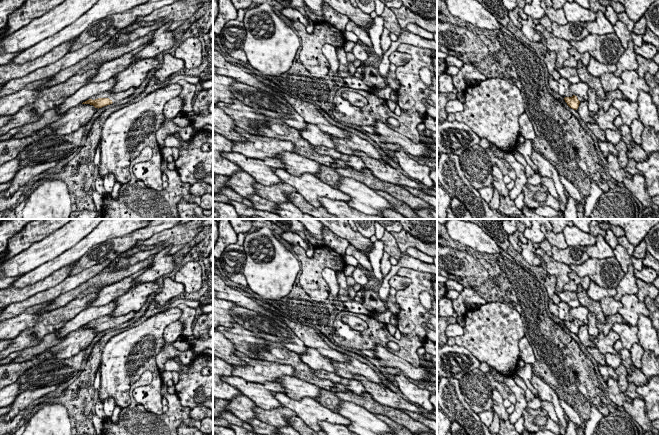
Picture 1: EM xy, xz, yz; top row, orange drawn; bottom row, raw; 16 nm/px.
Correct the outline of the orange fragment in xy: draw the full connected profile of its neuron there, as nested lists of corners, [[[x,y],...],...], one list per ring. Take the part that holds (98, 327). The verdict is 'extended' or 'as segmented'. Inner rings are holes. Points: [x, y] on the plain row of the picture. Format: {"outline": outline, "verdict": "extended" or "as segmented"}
{"outline": [[[129,312],[126,315],[120,315],[116,317],[109,314],[91,321],[89,324],[83,326],[82,328],[90,328],[99,333],[112,327],[119,326],[132,319],[134,316],[135,312]]], "verdict": "extended"}

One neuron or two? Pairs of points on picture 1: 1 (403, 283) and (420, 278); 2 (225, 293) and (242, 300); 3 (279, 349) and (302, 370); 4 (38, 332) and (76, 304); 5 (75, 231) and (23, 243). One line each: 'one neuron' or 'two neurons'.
1: two neurons
2: one neuron
3: one neuron
4: one neuron
5: two neurons

